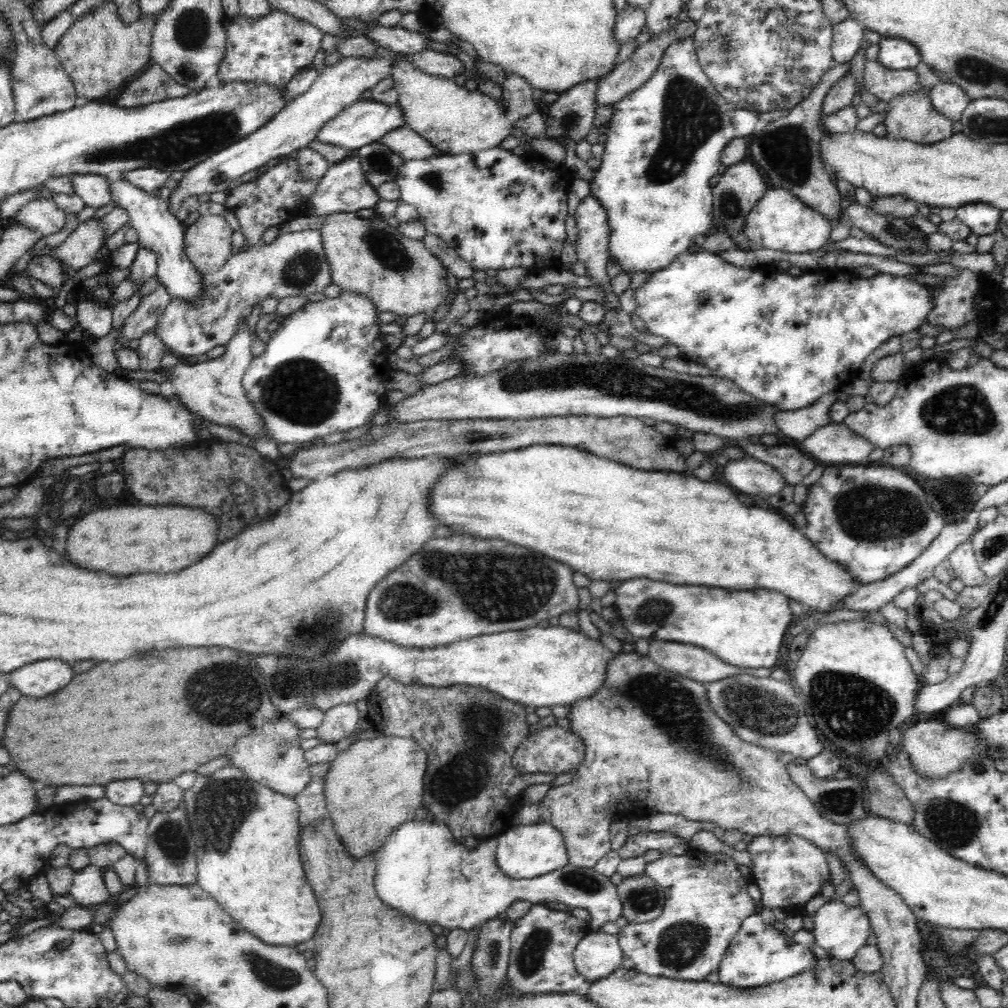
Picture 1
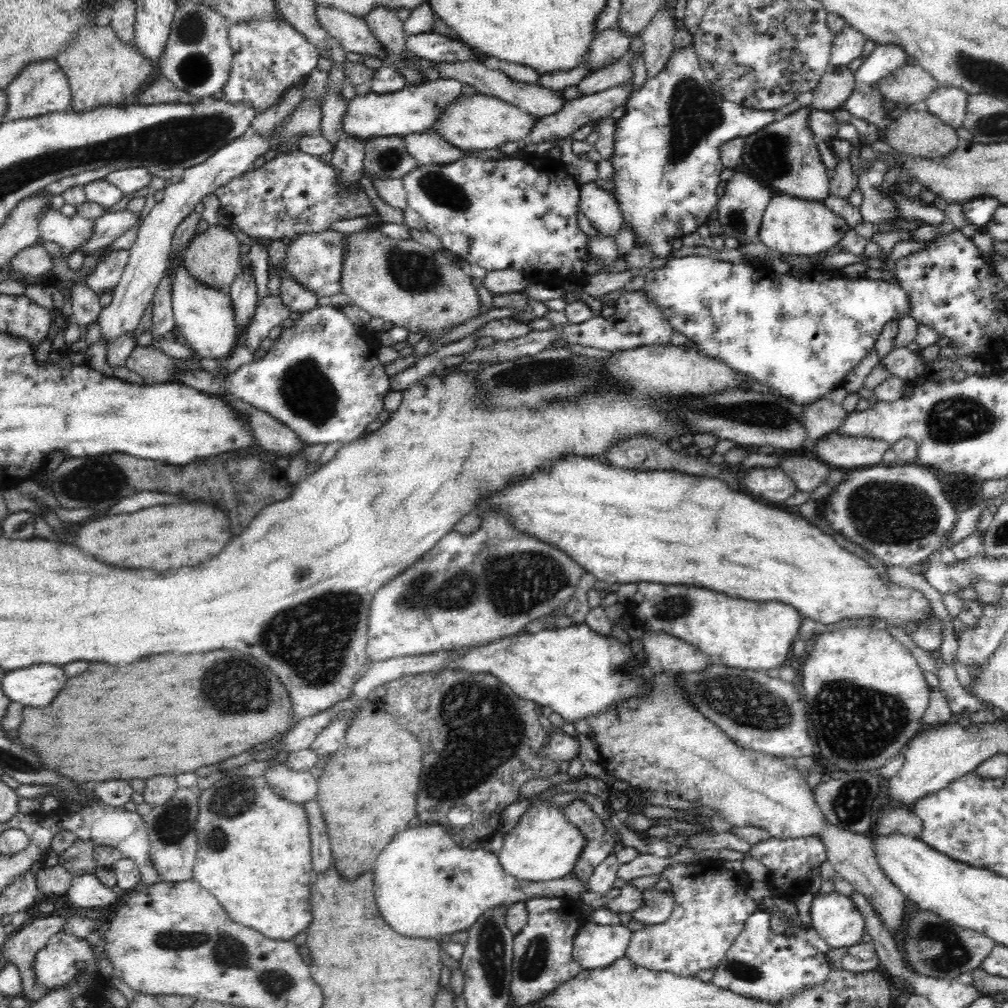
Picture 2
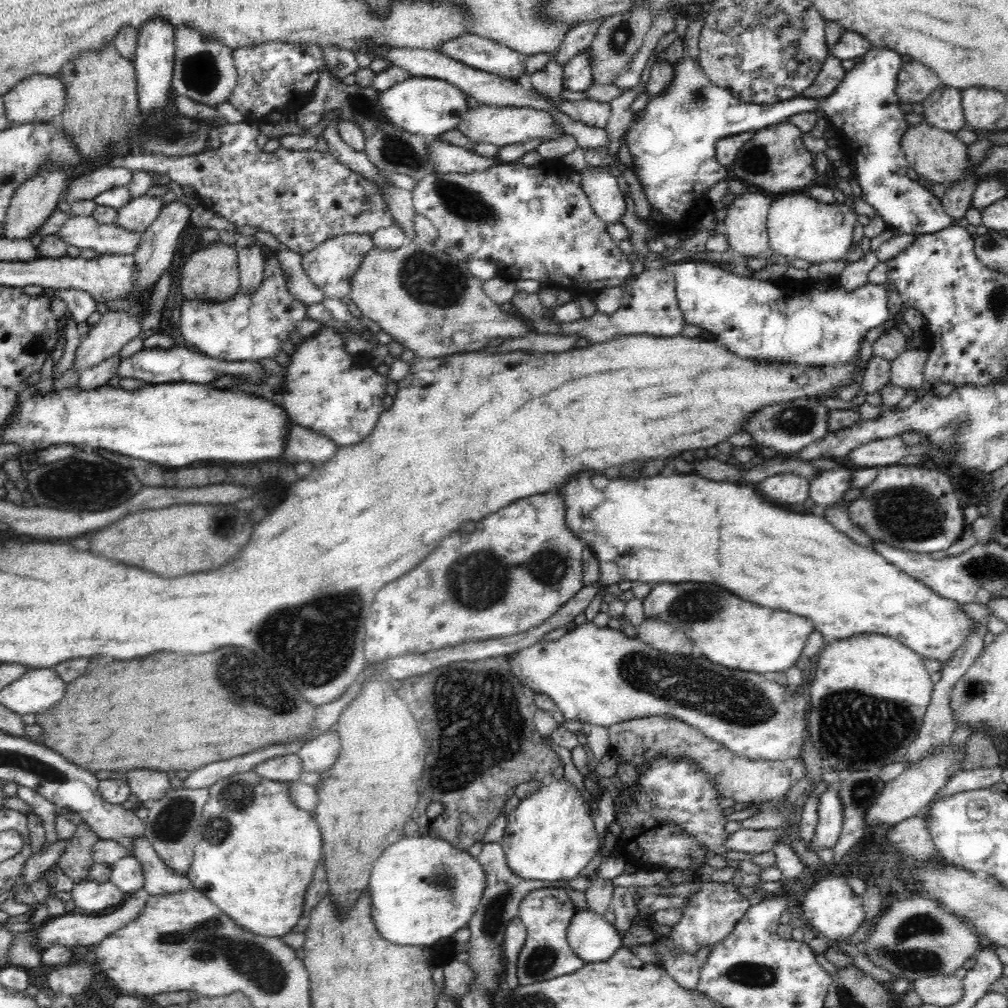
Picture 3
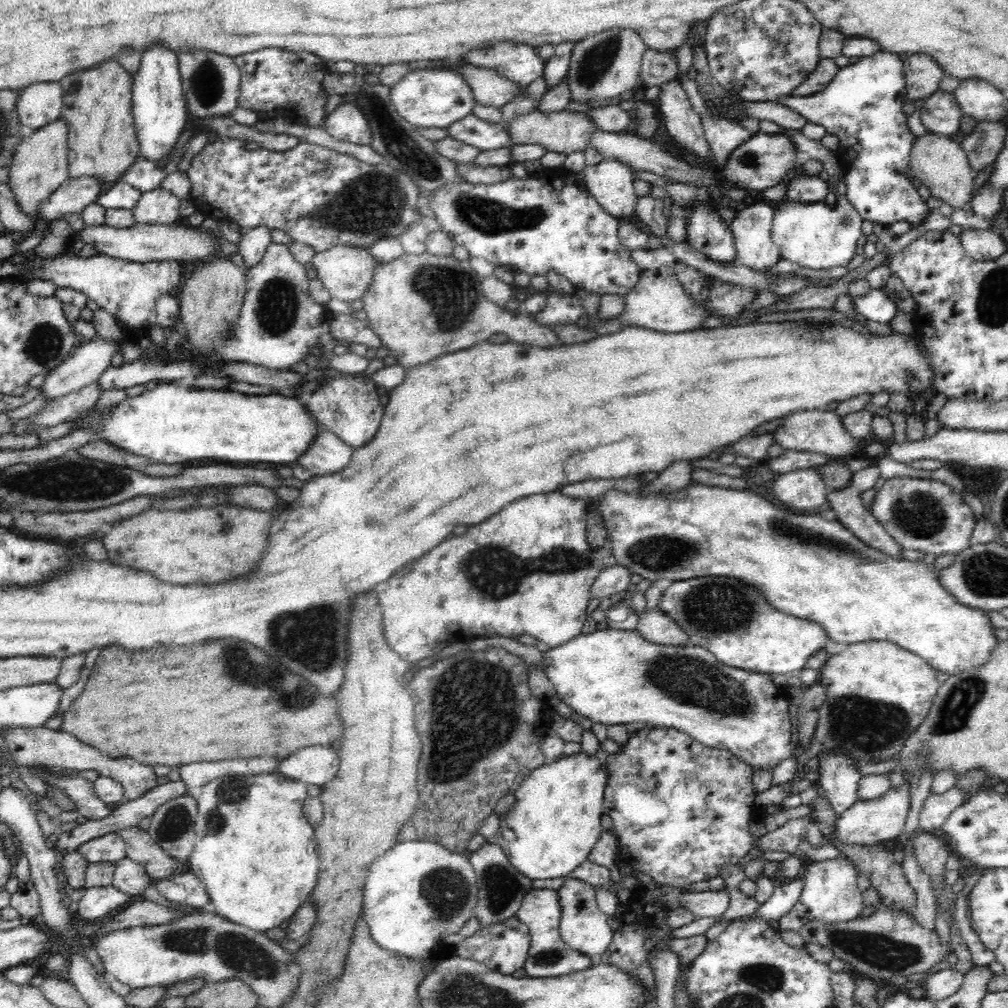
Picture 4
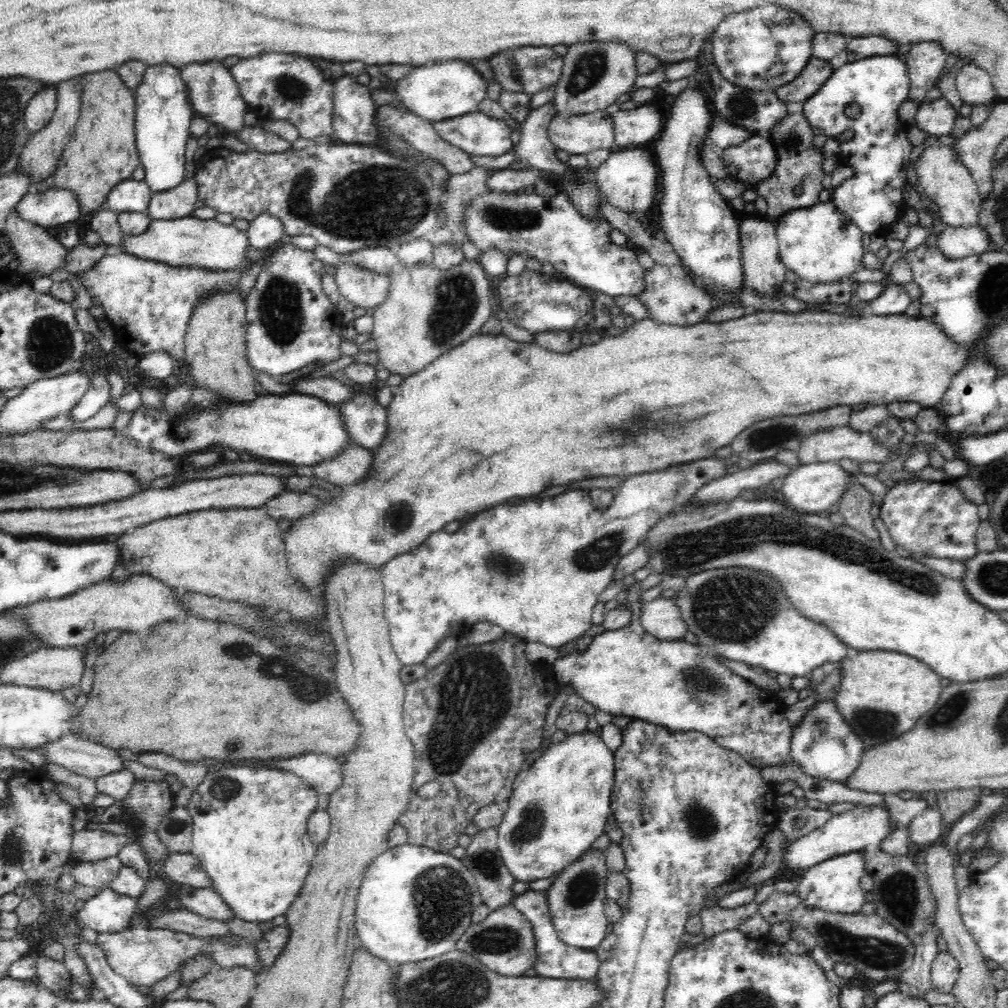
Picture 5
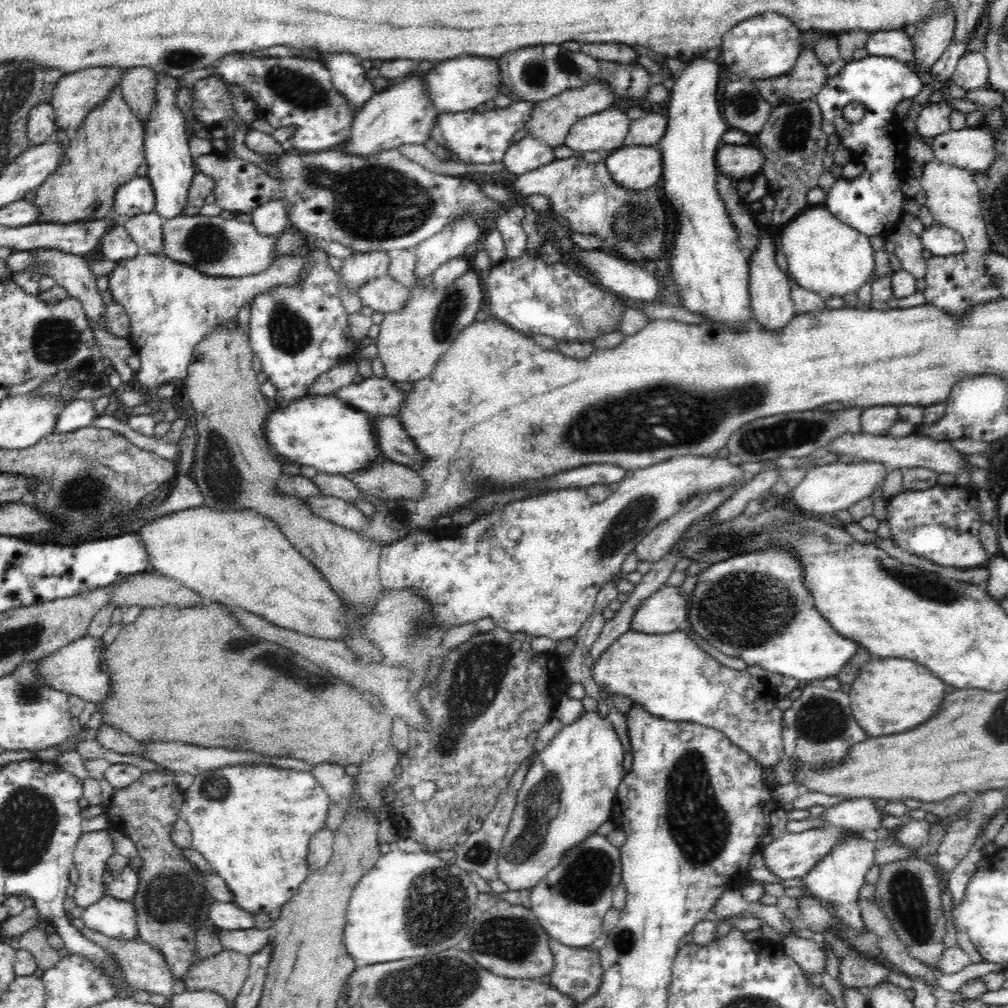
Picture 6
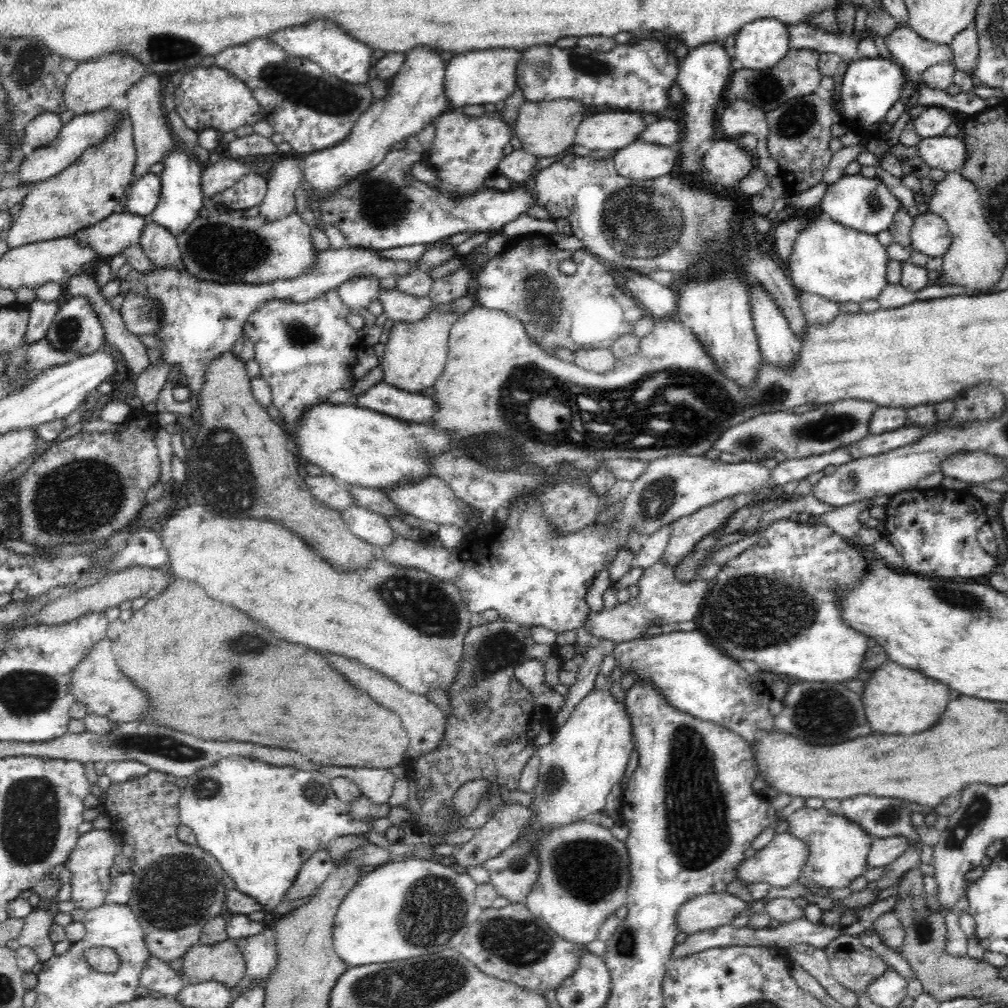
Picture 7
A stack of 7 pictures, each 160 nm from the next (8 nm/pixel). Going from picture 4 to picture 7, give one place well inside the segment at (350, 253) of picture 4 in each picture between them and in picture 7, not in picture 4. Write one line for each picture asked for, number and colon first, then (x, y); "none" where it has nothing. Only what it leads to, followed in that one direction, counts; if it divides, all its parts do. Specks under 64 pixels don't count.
5: (358, 286)
6: (384, 295)
7: (400, 307)

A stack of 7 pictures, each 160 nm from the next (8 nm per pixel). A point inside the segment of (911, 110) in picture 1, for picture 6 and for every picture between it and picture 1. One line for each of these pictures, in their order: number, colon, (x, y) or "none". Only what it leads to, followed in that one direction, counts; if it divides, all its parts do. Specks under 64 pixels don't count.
2: (917, 133)
3: (938, 156)
4: (941, 163)
5: (947, 182)
6: (953, 197)

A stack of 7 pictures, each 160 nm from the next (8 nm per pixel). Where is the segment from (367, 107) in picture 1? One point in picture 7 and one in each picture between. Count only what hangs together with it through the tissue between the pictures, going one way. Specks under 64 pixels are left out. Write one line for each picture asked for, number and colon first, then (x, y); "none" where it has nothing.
2: (414, 109)
3: (427, 106)
4: (428, 98)
5: (437, 92)
6: (459, 84)
7: (485, 76)

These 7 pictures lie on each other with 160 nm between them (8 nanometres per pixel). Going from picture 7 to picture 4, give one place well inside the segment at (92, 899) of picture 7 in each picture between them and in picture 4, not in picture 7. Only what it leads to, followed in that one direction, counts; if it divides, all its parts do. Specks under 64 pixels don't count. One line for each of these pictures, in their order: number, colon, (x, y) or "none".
4: (111, 847)
5: (88, 845)
6: (93, 850)

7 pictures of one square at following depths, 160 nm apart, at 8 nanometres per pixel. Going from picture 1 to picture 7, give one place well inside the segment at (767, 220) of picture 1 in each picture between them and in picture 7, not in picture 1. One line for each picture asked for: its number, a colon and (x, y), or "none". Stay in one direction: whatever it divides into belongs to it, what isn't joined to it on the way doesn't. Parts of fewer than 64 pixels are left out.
2: (790, 225)
3: (799, 226)
4: (814, 235)
5: (819, 244)
6: (824, 255)
7: (837, 263)

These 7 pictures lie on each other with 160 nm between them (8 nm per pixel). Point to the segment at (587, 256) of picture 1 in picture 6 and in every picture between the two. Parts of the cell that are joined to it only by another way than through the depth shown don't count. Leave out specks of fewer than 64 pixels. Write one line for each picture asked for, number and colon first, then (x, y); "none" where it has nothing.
2: (601, 207)
3: (608, 202)
4: (612, 182)
5: (627, 179)
6: (635, 167)

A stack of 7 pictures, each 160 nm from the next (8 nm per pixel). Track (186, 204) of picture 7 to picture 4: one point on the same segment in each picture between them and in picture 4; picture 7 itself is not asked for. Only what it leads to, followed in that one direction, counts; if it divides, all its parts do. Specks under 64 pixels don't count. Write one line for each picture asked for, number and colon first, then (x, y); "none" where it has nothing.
4: (160, 114)
5: (163, 111)
6: (170, 164)

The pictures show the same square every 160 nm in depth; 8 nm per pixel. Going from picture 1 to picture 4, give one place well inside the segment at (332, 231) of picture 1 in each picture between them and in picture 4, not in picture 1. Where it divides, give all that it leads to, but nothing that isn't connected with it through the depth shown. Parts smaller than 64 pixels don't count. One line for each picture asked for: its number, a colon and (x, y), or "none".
2: (406, 284)
3: (418, 294)
4: (422, 306)

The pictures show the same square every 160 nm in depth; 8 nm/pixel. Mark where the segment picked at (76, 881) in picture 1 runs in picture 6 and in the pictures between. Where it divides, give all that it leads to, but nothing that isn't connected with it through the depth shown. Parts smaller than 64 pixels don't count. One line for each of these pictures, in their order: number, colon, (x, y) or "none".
2: (87, 891)
3: (90, 897)
4: (98, 903)
5: (108, 912)
6: (113, 918)

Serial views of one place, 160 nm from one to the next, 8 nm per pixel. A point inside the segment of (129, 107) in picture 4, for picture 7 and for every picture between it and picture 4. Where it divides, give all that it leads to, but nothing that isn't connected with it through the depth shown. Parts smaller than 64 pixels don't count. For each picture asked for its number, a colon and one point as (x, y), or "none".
5: (102, 152)
6: (105, 151)
7: (91, 188)

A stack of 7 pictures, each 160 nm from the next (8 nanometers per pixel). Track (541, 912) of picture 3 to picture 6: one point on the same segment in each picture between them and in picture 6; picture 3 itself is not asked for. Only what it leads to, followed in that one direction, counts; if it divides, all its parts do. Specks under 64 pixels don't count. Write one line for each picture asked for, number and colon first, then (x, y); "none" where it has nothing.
4: (549, 956)
5: (558, 960)
6: (577, 973)

